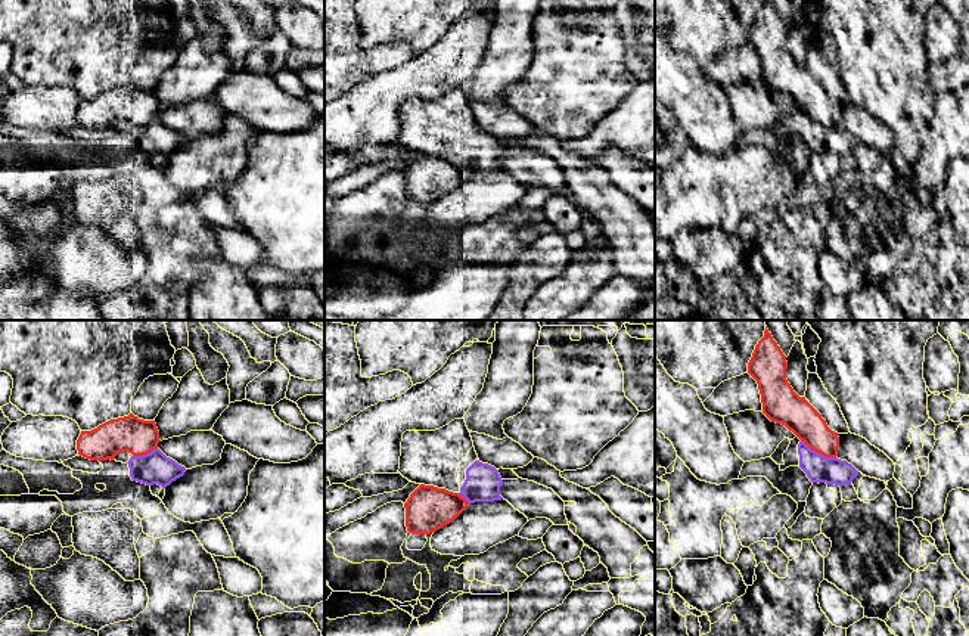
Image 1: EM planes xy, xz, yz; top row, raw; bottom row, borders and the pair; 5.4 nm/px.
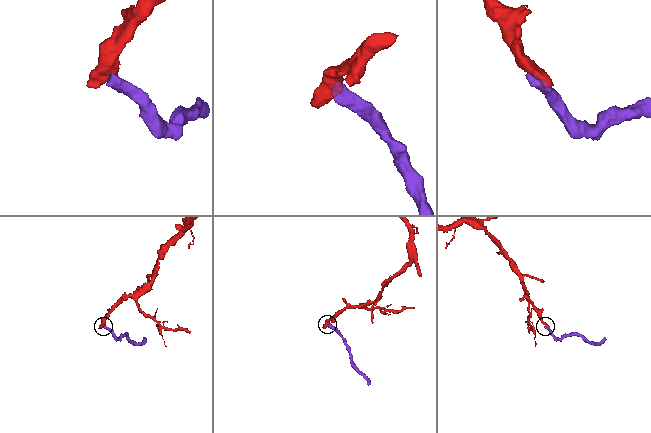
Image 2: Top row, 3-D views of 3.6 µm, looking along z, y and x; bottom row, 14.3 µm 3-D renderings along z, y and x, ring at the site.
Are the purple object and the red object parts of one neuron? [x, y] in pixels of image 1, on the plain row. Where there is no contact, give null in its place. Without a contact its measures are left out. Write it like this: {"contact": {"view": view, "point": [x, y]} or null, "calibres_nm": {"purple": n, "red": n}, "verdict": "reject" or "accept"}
{"contact": {"view": "yz", "point": [819, 123]}, "calibres_nm": {"purple": 150, "red": 180}, "verdict": "reject"}

